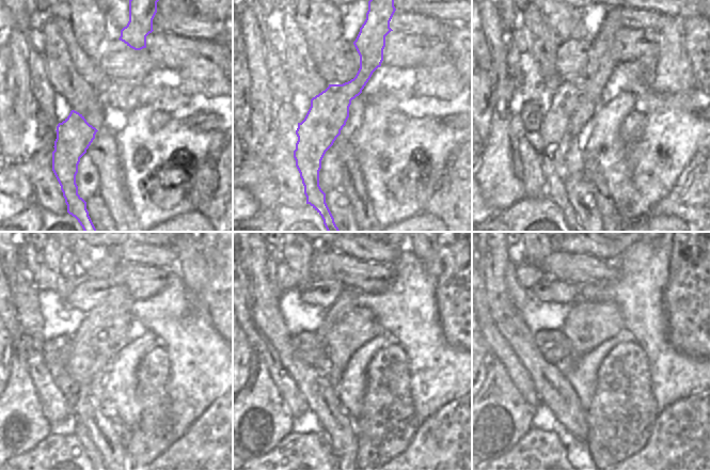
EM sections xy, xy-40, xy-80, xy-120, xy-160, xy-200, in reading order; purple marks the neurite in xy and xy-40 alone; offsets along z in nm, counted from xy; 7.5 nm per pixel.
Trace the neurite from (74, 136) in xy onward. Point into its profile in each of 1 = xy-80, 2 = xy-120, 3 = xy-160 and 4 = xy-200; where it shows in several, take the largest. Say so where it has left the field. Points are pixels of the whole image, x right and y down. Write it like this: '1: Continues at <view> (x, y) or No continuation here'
1: Continues at xy-80 (573, 104)
2: Continues at xy-120 (104, 331)
3: Continues at xy-160 (346, 327)
4: Continues at xy-200 (587, 325).

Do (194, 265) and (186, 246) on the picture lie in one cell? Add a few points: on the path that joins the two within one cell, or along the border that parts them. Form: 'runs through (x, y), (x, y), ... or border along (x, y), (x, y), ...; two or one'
runs through (190, 261), (189, 250); one

